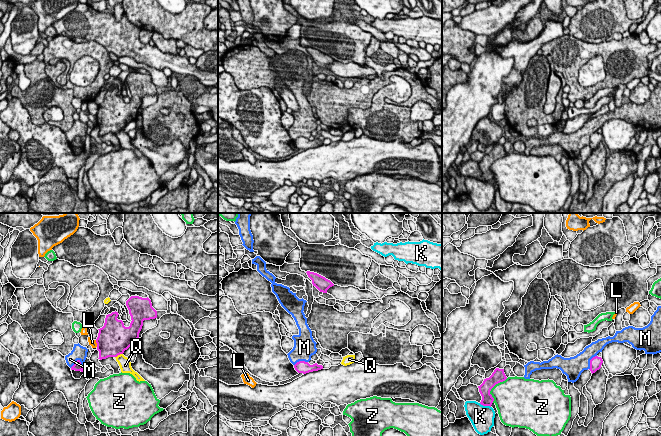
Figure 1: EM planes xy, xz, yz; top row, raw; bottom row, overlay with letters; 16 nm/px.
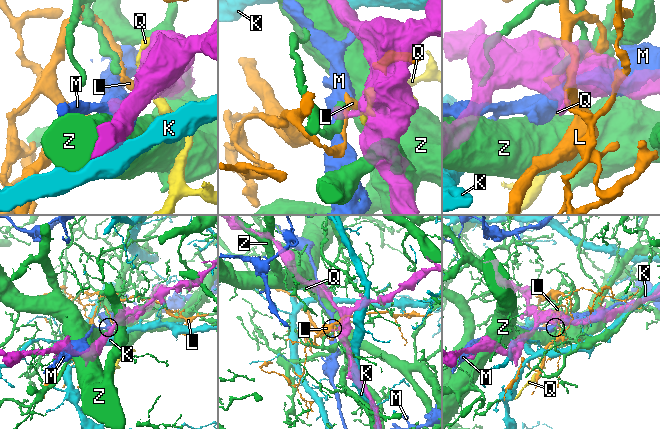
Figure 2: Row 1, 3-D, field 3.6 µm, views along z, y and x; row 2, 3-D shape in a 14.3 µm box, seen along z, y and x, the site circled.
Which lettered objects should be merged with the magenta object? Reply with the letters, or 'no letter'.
no letter

